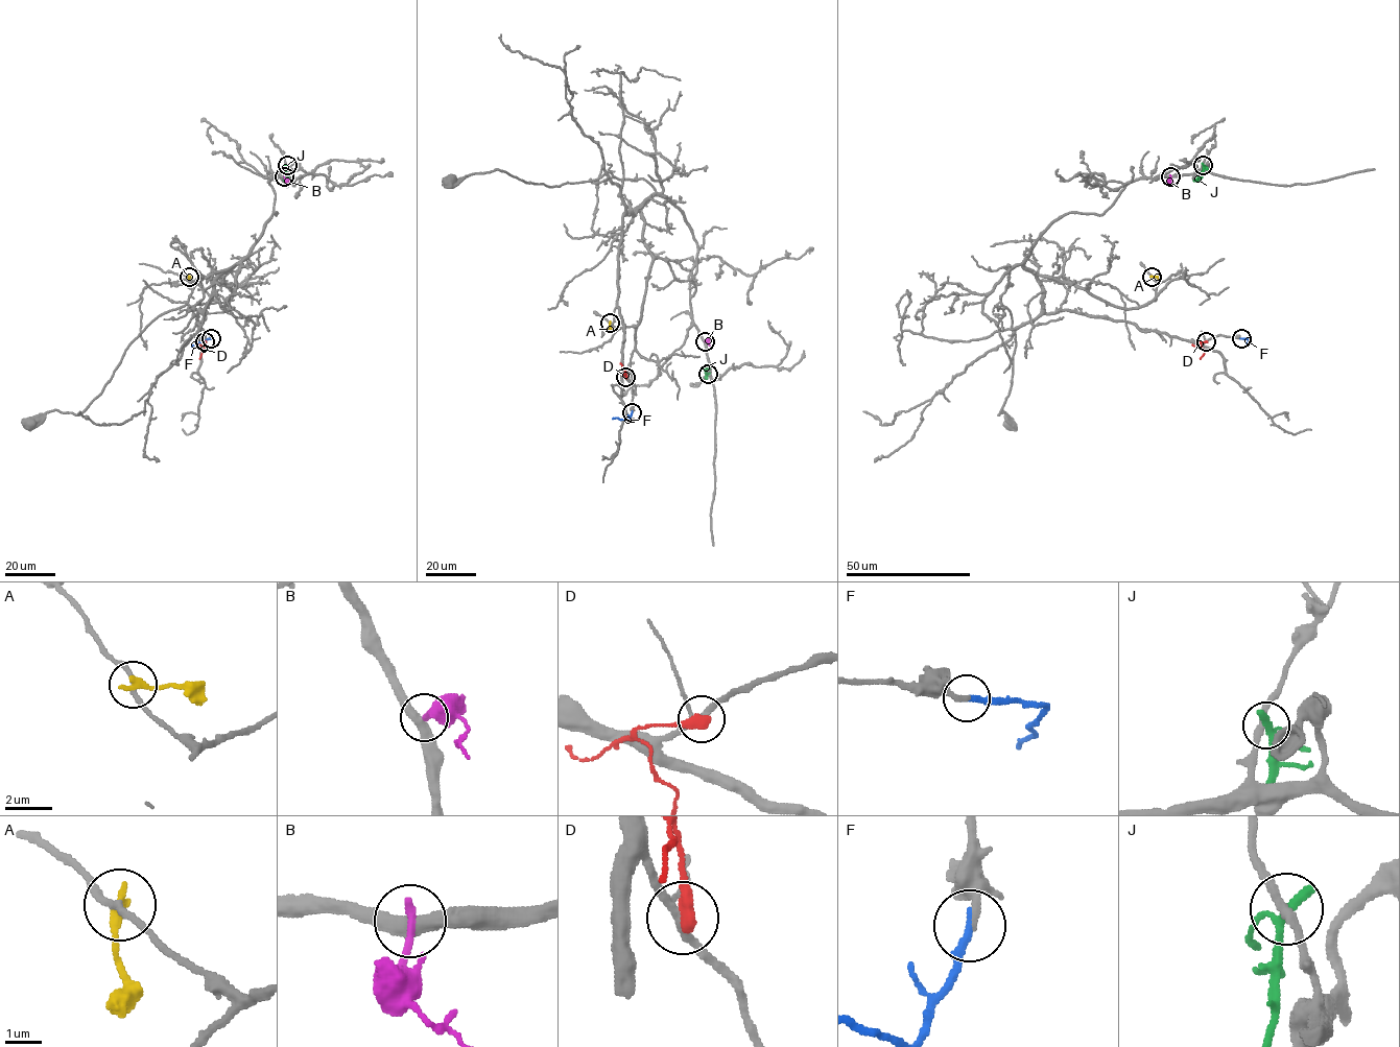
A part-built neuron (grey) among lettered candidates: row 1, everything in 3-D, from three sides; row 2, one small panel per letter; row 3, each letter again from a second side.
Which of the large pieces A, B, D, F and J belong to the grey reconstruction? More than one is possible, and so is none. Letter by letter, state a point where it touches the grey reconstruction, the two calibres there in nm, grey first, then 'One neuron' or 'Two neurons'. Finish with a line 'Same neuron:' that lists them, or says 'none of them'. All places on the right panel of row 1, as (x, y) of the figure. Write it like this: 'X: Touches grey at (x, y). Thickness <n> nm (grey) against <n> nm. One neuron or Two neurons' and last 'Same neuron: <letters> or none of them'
A: Touches grey at (1152, 277). Thickness 170 nm (grey) against 340 nm. Two neurons
B: Touches grey at (1170, 176). Thickness 420 nm (grey) against 220 nm. Two neurons
D: Touches grey at (1206, 341). Thickness 190 nm (grey) against 440 nm. Two neurons
F: Touches grey at (1241, 338). Thickness 240 nm (grey) against 260 nm. One neuron
J: Touches grey at (1203, 165). Thickness 260 nm (grey) against 240 nm. Two neurons
Same neuron: F

